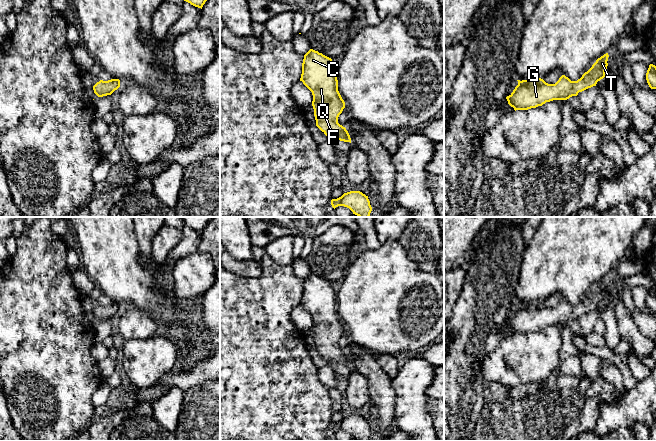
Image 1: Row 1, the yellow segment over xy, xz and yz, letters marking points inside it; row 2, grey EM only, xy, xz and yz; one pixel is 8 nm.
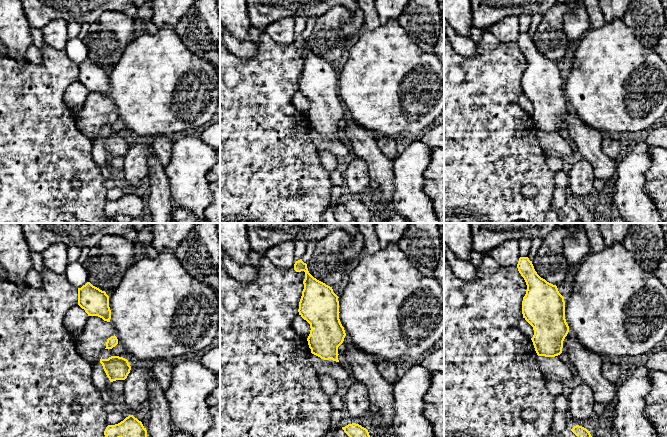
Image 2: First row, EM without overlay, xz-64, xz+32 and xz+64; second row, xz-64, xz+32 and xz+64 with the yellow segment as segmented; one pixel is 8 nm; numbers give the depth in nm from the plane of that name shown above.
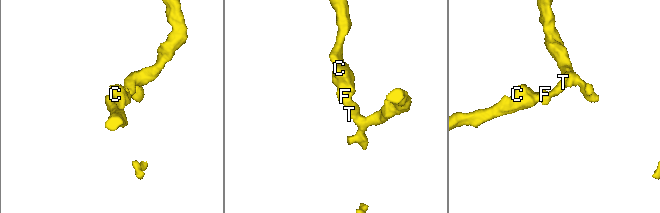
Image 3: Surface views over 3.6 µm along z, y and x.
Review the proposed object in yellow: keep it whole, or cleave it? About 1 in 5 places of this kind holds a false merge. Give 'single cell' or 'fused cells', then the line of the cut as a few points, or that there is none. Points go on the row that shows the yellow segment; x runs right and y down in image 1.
single cell | no cut

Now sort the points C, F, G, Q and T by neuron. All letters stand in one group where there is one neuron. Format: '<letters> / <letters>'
C F G Q T

